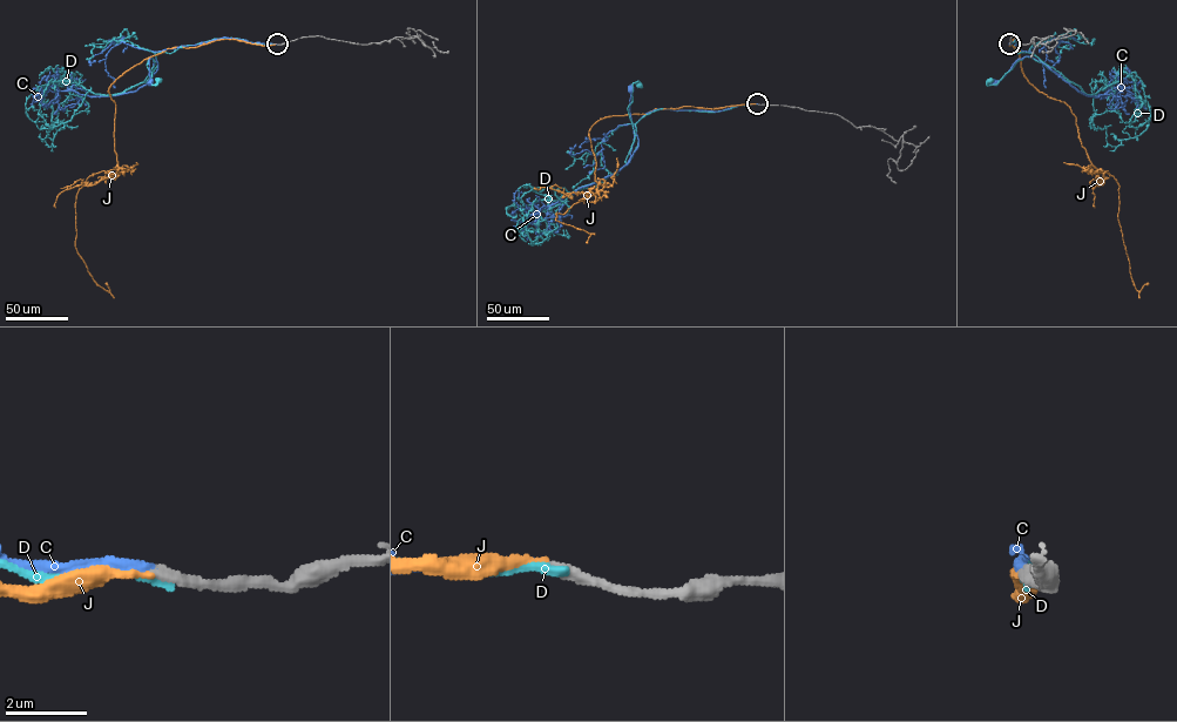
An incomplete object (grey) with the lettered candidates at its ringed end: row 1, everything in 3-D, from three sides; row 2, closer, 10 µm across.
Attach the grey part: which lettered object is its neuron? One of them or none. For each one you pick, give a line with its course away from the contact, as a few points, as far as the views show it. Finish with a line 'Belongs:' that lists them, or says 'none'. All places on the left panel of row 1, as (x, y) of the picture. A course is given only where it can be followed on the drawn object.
C: Its course: (277, 44), (223, 38), (160, 51), (150, 78), (149, 60), (150, 81)
Belongs: C

